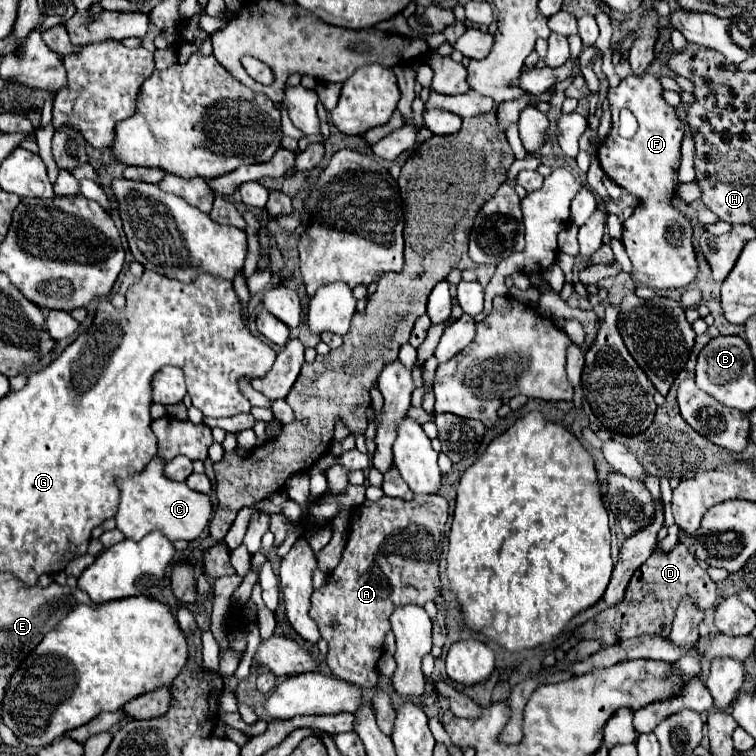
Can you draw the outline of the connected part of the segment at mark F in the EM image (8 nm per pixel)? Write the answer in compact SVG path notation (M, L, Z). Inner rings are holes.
M631 75L625 77L617 87L609 89L607 101L613 113L613 127L597 149L603 171L621 188L641 199L641 205L623 223L621 237L633 265L631 279L659 291L687 287L697 275L697 259L691 245L691 223L671 205L671 197L677 189L675 171L679 167L683 123L675 115L675 109L665 103L661 91L663 87L655 75ZM637 81L643 81L643 91L641 83ZM621 109L629 109L639 121L639 129L631 139L623 139L617 133Z

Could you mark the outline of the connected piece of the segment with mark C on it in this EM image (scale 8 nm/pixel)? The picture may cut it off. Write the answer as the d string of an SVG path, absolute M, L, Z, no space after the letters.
M153 457L143 471L133 473L127 479L115 479L117 487L121 489L121 503L115 515L117 529L131 539L143 539L149 531L161 529L171 541L193 541L203 533L207 521L211 519L211 499L209 495L189 489L187 483L167 479L163 467L165 461L161 457Z

